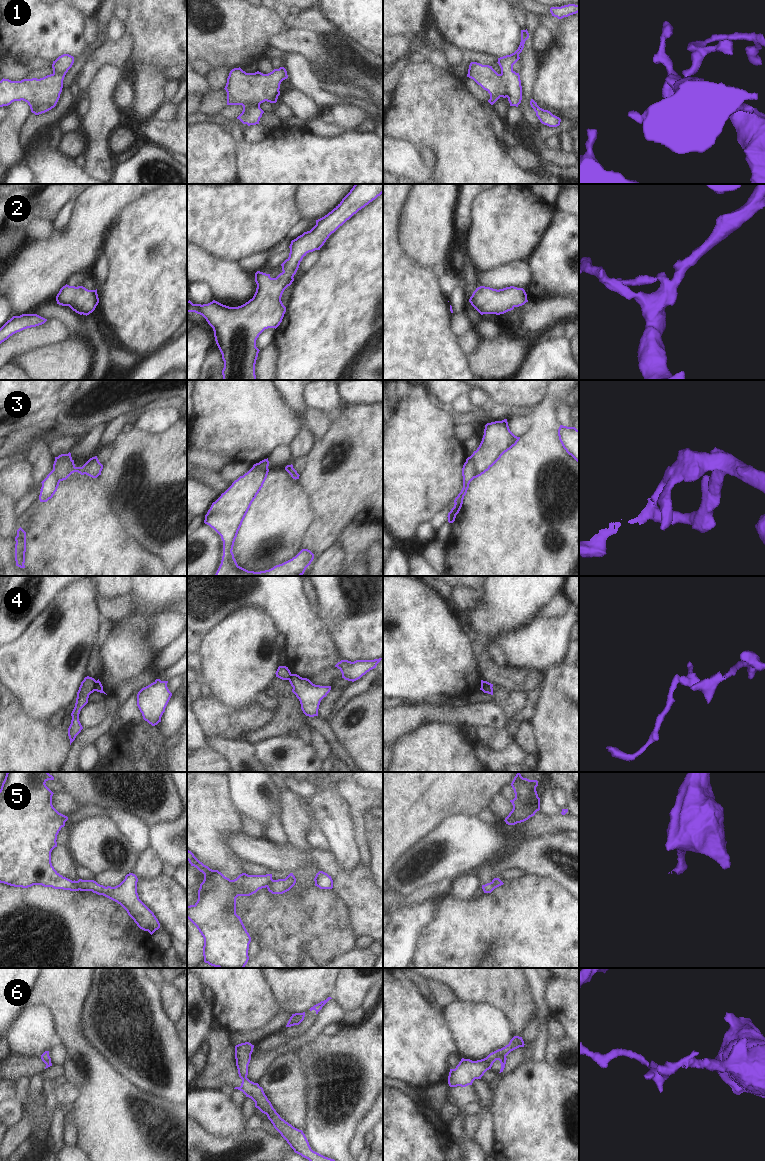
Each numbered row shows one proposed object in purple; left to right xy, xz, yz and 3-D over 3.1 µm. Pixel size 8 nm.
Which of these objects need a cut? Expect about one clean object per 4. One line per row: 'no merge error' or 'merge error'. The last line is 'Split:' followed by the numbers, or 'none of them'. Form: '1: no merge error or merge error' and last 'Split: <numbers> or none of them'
1: no merge error
2: no merge error
3: merge error
4: merge error
5: merge error
6: merge error
Split: 3, 4, 5, 6

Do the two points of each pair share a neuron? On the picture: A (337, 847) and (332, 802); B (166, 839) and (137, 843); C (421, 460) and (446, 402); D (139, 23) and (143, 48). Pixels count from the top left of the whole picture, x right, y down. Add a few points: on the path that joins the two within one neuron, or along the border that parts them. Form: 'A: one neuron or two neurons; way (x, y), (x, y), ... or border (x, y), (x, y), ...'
A: one neuron; way (337, 836), (337, 827), (332, 813)
B: two neurons; border (150, 827), (148, 845)
C: two neurons; border (427, 391), (436, 403), (448, 410)
D: one neuron; way (143, 29), (143, 42)

